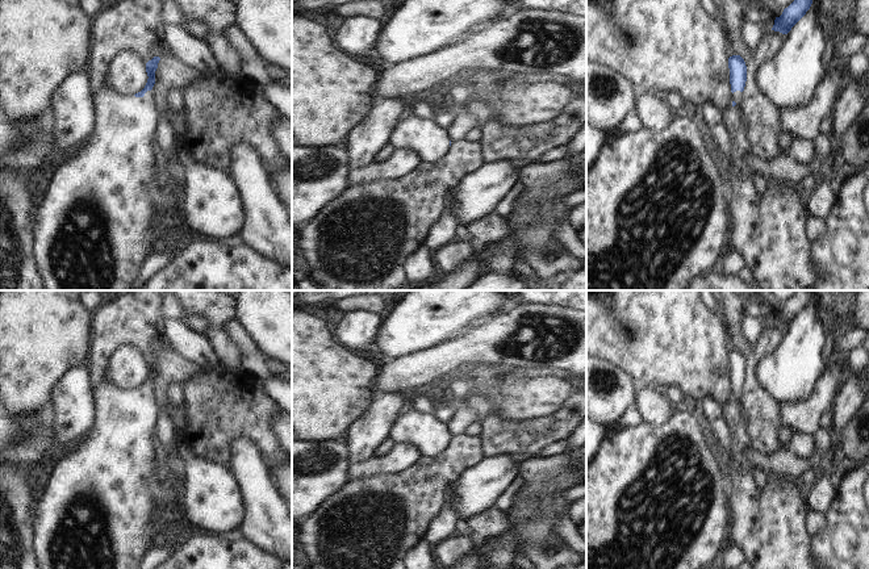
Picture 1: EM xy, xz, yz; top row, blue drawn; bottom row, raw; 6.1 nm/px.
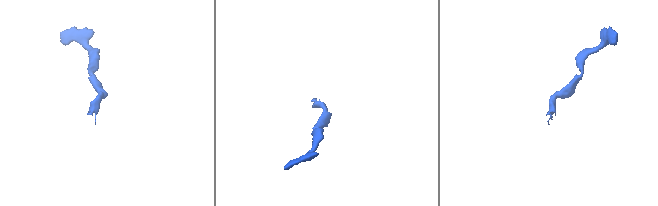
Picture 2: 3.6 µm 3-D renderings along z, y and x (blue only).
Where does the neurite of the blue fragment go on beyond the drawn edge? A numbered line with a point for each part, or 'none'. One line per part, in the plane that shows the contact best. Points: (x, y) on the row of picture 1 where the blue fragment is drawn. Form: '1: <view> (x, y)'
1: xy (91, 231)

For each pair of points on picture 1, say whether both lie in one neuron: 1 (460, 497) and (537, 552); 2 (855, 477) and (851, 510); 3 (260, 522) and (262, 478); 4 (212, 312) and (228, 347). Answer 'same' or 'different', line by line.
1: different
2: same
3: same
4: same

